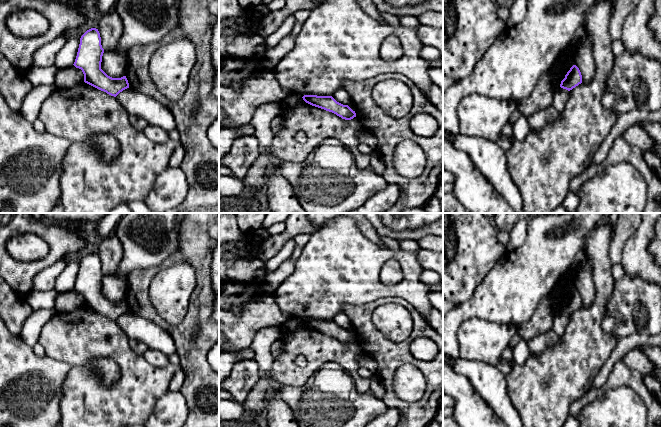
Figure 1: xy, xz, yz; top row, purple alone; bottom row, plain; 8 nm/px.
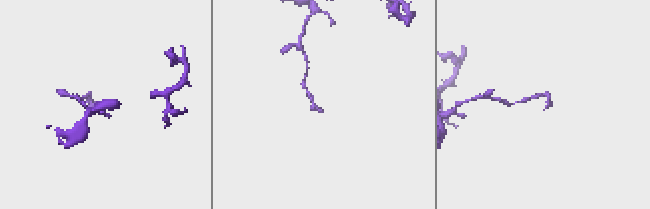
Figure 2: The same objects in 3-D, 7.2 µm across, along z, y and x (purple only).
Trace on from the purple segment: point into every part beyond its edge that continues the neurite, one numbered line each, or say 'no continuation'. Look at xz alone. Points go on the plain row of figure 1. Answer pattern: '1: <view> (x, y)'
no continuation

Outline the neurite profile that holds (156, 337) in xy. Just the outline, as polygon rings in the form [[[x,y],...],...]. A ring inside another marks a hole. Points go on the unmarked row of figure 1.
[[[130,312],[123,314],[116,321],[129,339],[142,341],[149,349],[158,350],[168,356],[176,352],[175,342],[169,332],[153,321]]]

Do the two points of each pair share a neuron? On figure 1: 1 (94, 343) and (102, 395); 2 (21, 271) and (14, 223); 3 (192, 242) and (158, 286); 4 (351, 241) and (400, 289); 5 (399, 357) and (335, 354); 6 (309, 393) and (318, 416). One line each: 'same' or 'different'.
1: same
2: same
3: different
4: same
5: different
6: same

